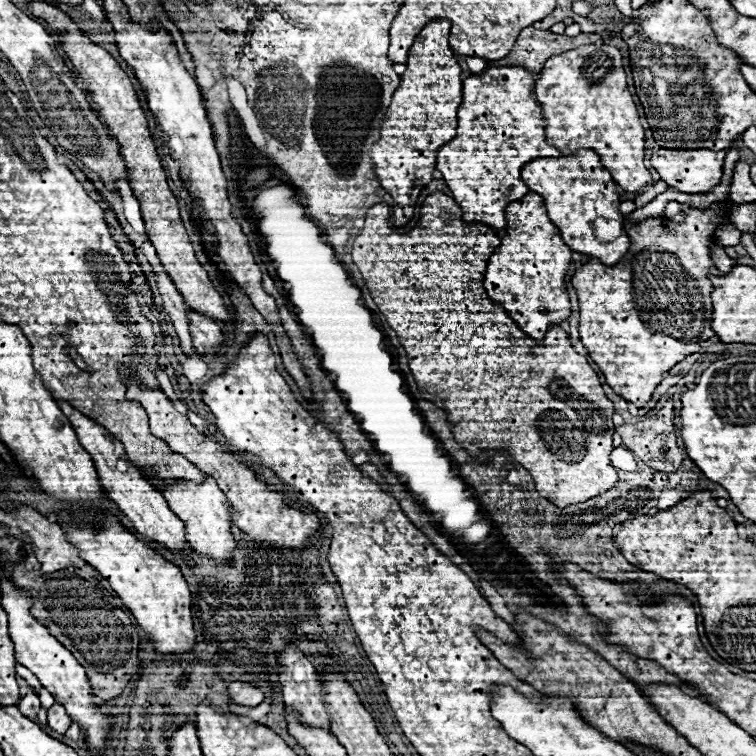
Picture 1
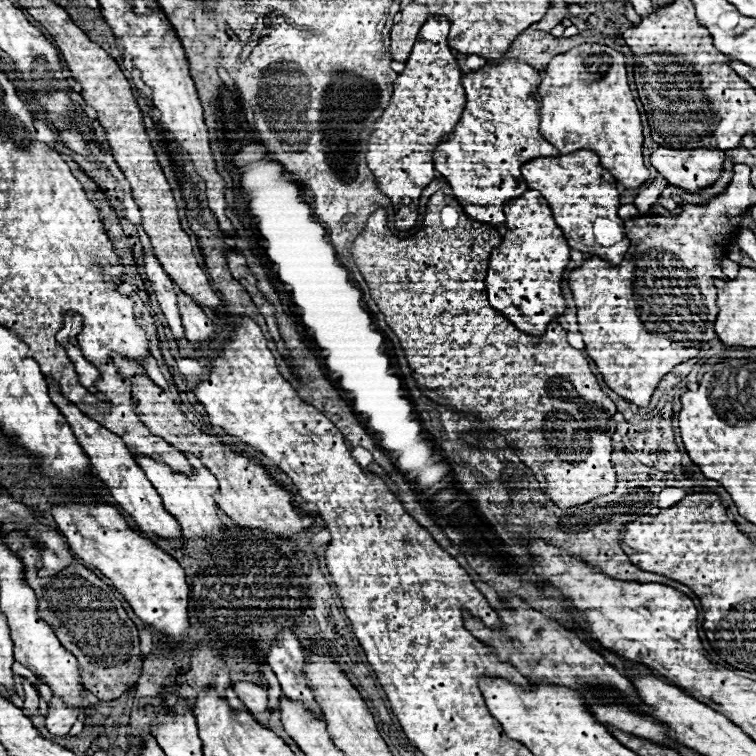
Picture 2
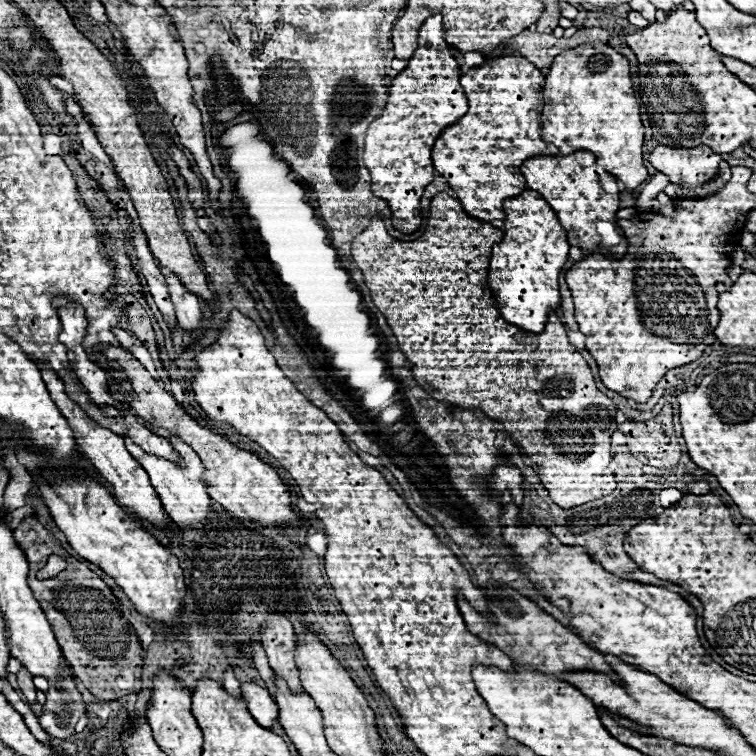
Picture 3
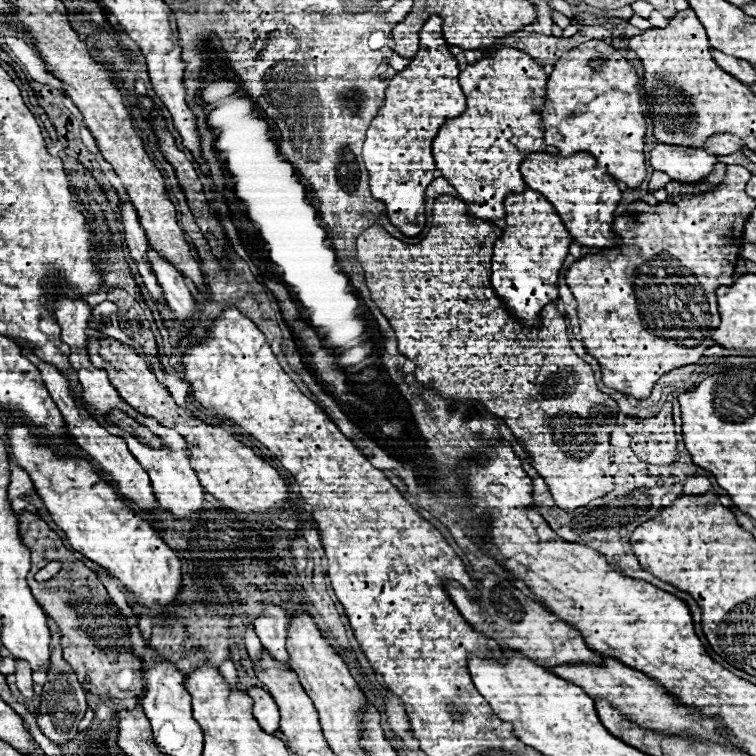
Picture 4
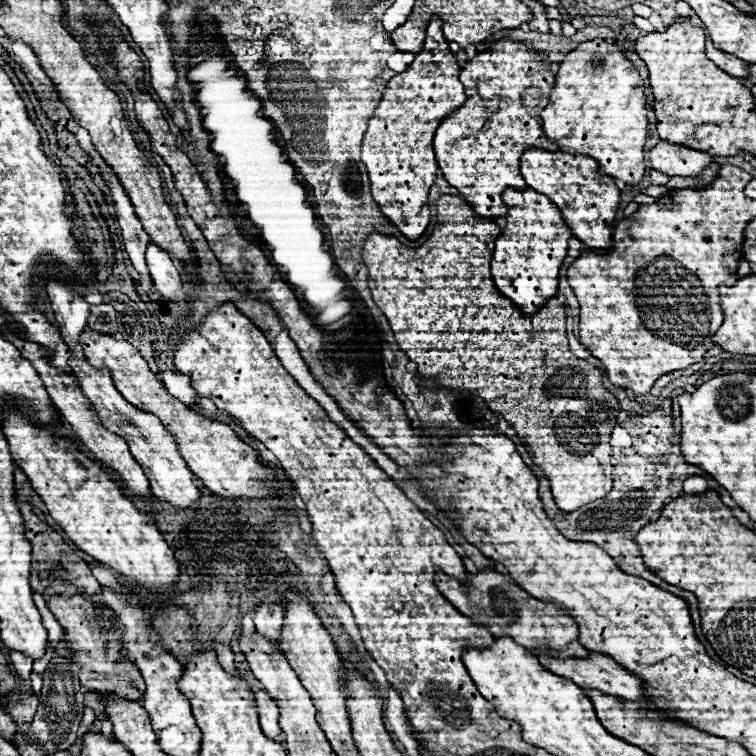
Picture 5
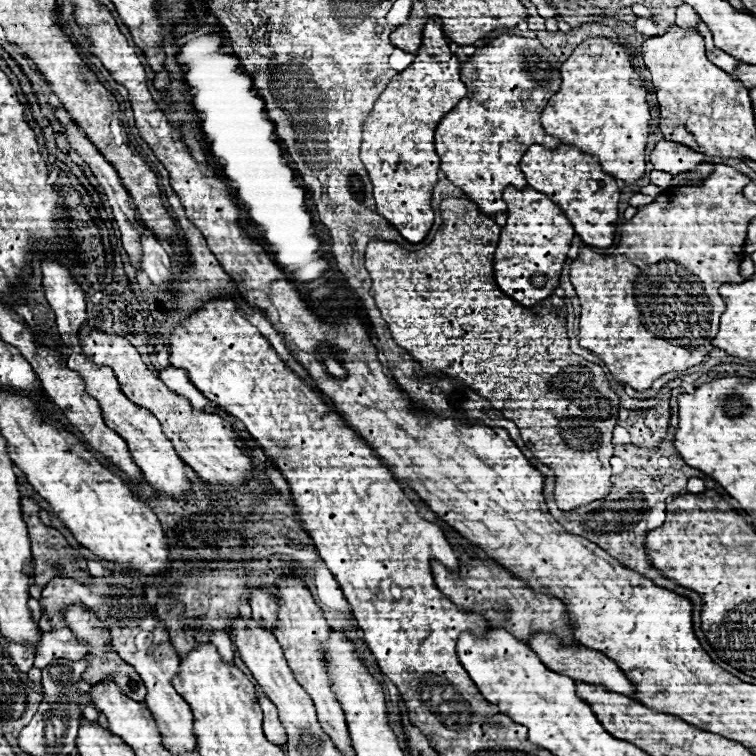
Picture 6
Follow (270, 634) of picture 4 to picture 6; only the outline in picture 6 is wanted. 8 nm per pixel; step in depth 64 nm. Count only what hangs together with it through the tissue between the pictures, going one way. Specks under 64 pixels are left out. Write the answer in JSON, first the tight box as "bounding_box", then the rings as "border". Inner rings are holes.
{"bounding_box":[250,590,278,632],"border":[[[254,590],[250,596],[250,606],[252,606],[254,622],[264,630],[272,632],[278,622],[278,604],[274,602],[274,598],[264,594],[262,590]]]}

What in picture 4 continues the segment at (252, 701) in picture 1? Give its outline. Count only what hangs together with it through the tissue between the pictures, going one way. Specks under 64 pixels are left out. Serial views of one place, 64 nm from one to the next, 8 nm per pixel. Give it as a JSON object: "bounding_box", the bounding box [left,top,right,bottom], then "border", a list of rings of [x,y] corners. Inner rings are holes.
{"bounding_box":[246,686,280,734],"border":[[[252,686],[252,688],[246,688],[246,692],[248,692],[250,698],[254,700],[252,712],[254,712],[258,724],[260,724],[264,730],[268,730],[270,734],[274,734],[274,732],[278,730],[278,718],[280,718],[276,702],[272,700],[272,696],[270,696],[264,688]]]}

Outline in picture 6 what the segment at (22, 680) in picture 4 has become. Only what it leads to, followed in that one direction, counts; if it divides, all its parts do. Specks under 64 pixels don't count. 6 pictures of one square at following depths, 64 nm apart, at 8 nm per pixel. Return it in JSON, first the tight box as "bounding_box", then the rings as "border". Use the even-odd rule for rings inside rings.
{"bounding_box":[8,644,34,674],"border":[[[8,644],[8,654],[14,662],[14,666],[28,674],[28,670],[32,668],[32,662],[34,662],[34,652],[30,648],[20,648],[20,644]]]}

